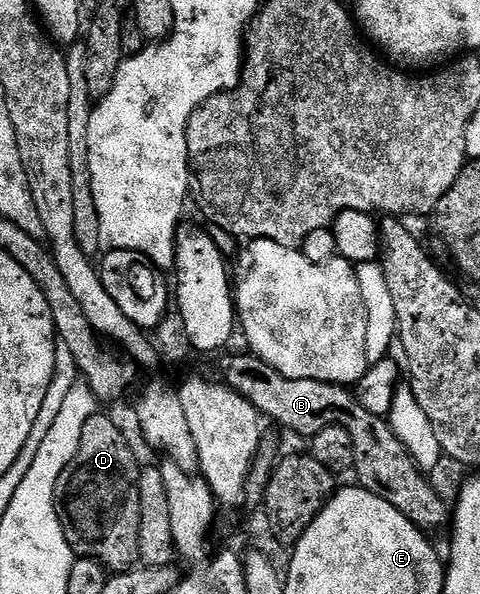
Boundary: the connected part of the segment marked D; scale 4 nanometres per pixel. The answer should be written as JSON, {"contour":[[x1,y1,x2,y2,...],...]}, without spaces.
{"contour":[[100,411,85,423,85,431,81,431,81,447,77,455,65,467,65,471,57,479,55,488,55,506,61,519,61,527,65,531,65,539,76,557,88,557,101,563,104,569,112,574,126,573,136,568,139,561,139,528,141,527,141,499,139,498,140,462,135,462,135,453,127,442,127,437,115,426,111,417]]}

